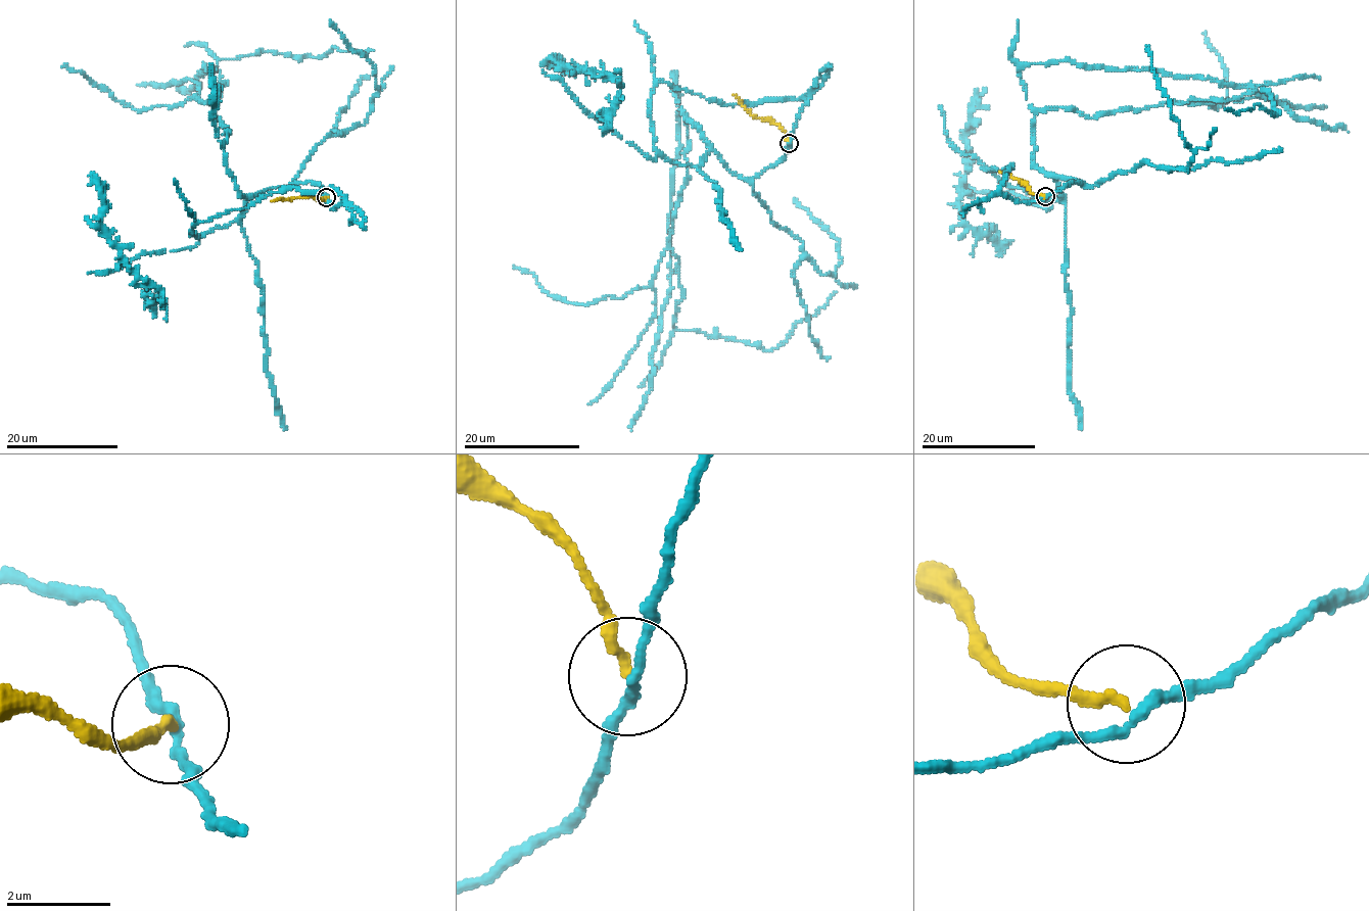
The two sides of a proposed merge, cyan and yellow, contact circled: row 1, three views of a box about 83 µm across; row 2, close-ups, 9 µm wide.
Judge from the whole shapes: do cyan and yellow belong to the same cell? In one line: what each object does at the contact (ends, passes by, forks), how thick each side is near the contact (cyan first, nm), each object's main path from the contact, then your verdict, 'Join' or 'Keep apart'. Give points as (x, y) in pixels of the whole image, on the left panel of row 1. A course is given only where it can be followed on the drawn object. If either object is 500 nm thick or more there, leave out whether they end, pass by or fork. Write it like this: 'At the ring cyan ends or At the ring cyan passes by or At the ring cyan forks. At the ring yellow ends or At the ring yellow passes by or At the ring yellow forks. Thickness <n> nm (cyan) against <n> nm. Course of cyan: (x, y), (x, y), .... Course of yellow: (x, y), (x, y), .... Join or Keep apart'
At the ring cyan passes by. At the ring yellow ends. Thickness 190 nm (cyan) against 200 nm. Course of cyan: (326, 197), (305, 182), (237, 192), (224, 144), (230, 131), (211, 106), (227, 83), (218, 60), (373, 49). Course of yellow: (326, 197), (322, 200), (315, 196), (270, 201). Keep apart

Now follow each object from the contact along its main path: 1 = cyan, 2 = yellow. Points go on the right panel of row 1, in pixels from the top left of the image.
1: (1046, 195), (1082, 183), (1035, 162), (1038, 110), (1096, 117), (1241, 98), (1259, 86), (1279, 114), (1225, 109)
2: (1044, 195), (1033, 194), (1023, 181), (998, 172)

